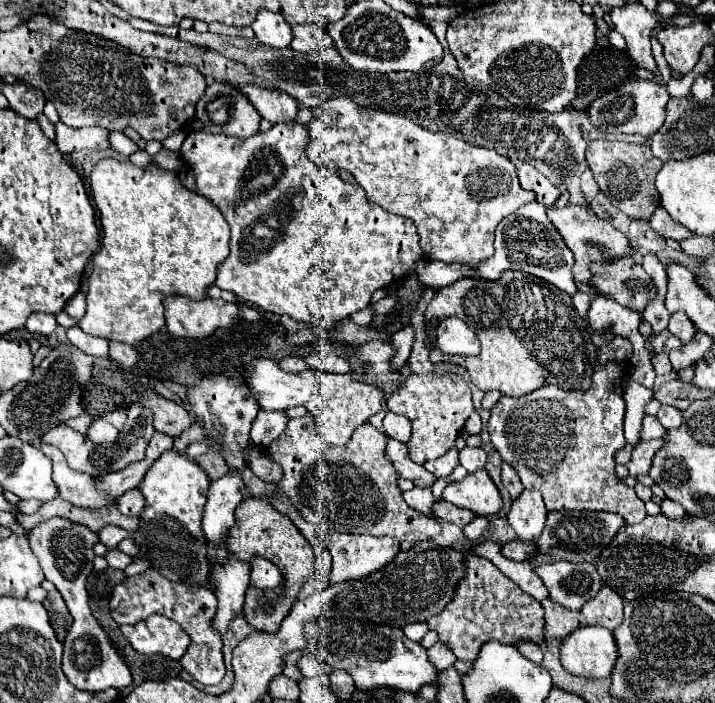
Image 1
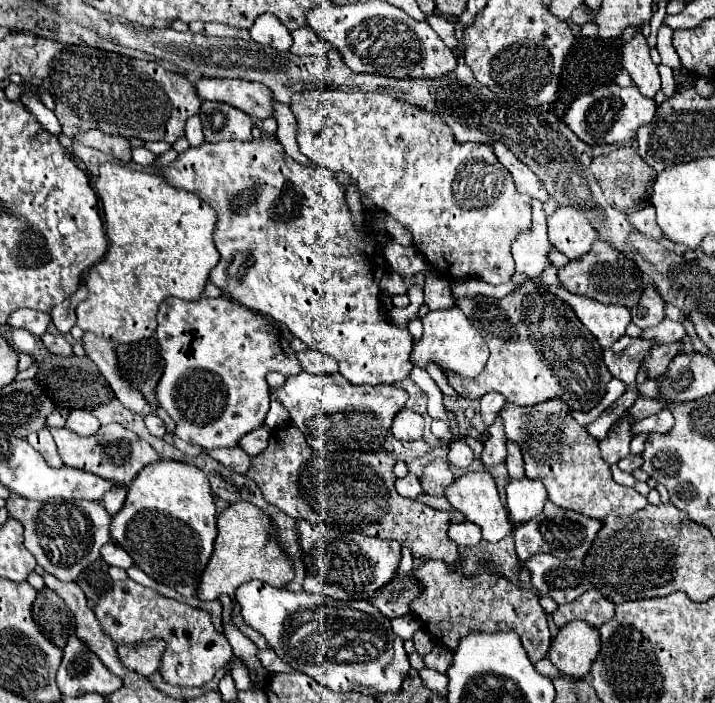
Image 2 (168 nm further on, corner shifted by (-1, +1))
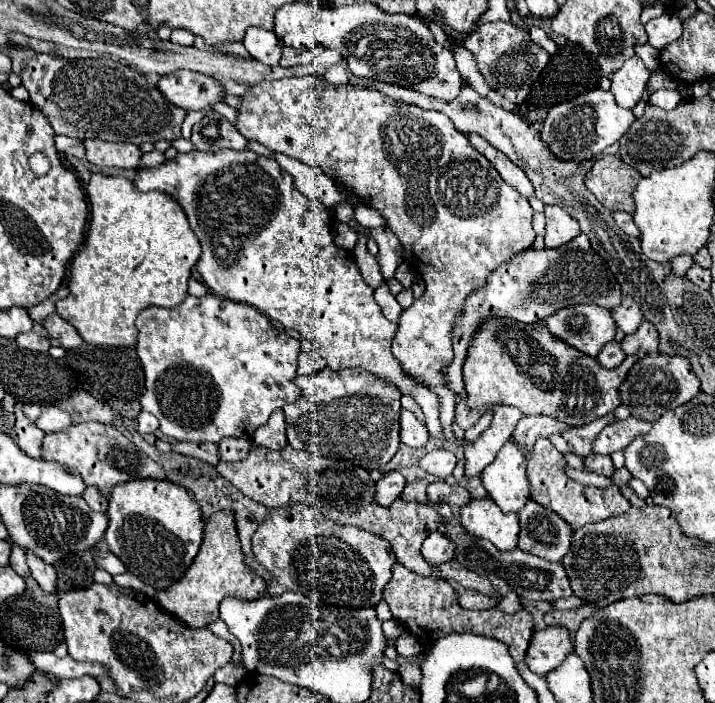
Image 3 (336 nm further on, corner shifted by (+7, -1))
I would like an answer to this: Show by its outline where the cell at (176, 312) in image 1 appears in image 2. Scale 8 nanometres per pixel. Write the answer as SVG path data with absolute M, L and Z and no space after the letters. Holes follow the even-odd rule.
M200 297L196 301L164 299L158 307L156 321L156 341L164 359L164 373L156 387L156 401L176 423L174 435L192 445L204 449L236 447L246 433L264 425L264 417L270 407L266 375L270 371L278 371L290 377L302 371L300 361L296 359L296 351L276 331L268 317L242 307L228 297Z

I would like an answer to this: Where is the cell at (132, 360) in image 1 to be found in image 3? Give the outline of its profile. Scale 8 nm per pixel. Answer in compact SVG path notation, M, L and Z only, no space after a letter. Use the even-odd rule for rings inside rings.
M52 313L42 325L48 329L50 337L58 339L60 345L66 347L66 349L76 349L76 347L80 347L84 343L84 339L80 339L80 333L56 313Z

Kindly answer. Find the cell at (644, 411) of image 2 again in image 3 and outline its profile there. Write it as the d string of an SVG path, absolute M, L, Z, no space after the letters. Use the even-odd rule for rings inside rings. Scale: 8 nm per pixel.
M608 413L604 419L596 419L584 427L578 427L578 429L570 429L570 431L564 431L564 439L570 443L572 451L580 457L592 453L592 439L596 439L596 435L608 425L616 421L616 415L614 413Z

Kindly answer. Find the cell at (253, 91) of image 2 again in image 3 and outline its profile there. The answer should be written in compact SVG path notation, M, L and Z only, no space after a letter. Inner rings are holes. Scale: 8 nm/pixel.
M188 69L164 75L156 87L170 103L186 111L208 111L224 99L224 89L216 79Z

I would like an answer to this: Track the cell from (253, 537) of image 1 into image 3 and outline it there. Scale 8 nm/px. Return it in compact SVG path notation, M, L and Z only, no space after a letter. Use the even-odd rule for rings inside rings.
M218 511L206 519L202 549L198 551L192 567L188 567L186 575L174 585L170 585L166 591L158 591L156 601L178 621L186 623L192 629L198 629L218 619L218 605L226 595L236 595L242 599L260 599L266 593L266 587L268 583L244 563L244 551L240 547L236 531L234 511Z

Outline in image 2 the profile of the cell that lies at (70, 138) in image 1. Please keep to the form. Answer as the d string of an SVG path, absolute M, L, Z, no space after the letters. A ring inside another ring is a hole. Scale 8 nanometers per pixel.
M88 131L80 137L76 137L76 141L80 141L82 145L88 145L88 147L94 147L102 153L108 153L108 155L120 159L120 161L132 159L130 141L126 137L120 137L120 135L106 135L106 133L100 133L100 131Z

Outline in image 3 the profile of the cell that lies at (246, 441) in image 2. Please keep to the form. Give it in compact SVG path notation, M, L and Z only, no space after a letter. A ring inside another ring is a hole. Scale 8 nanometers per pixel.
M222 439L218 443L220 447L220 459L224 461L240 461L248 457L252 441L250 439Z

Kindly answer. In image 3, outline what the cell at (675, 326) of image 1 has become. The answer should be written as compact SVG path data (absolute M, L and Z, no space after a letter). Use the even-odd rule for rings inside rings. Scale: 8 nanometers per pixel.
M642 321L636 333L626 335L622 341L622 351L626 355L646 355L646 353L658 353L660 345L660 333L656 333L656 327L652 323Z

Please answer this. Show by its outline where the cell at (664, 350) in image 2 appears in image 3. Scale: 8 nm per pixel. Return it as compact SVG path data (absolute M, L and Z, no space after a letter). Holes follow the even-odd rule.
M492 317L478 327L478 333L470 341L464 361L466 397L456 403L456 423L462 429L470 429L494 405L512 405L526 415L542 413L566 421L572 427L582 427L620 405L620 383L628 379L628 371L638 359L638 355L630 355L622 361L622 367L610 371L594 357L576 351L576 347L568 347L562 339L548 333L544 321L510 327L500 325Z

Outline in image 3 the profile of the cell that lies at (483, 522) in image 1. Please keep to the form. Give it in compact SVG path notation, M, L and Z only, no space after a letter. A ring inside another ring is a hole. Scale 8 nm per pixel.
M440 531L430 533L426 537L424 545L422 545L422 555L432 565L440 565L440 563L452 561L454 551L456 551L456 545L452 543L452 539L448 539L448 535L440 535Z

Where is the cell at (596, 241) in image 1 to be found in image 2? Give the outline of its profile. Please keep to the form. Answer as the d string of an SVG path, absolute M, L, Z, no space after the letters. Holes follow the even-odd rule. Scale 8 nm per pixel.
M558 207L548 219L548 241L568 259L584 255L596 237L596 229L578 209Z

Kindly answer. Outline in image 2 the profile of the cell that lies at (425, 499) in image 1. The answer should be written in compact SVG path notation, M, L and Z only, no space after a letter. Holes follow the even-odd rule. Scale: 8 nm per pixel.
M408 473L406 477L402 479L396 479L396 491L402 495L402 497L410 497L410 499L416 499L420 493L422 493L422 485L420 485L420 479L412 473Z

